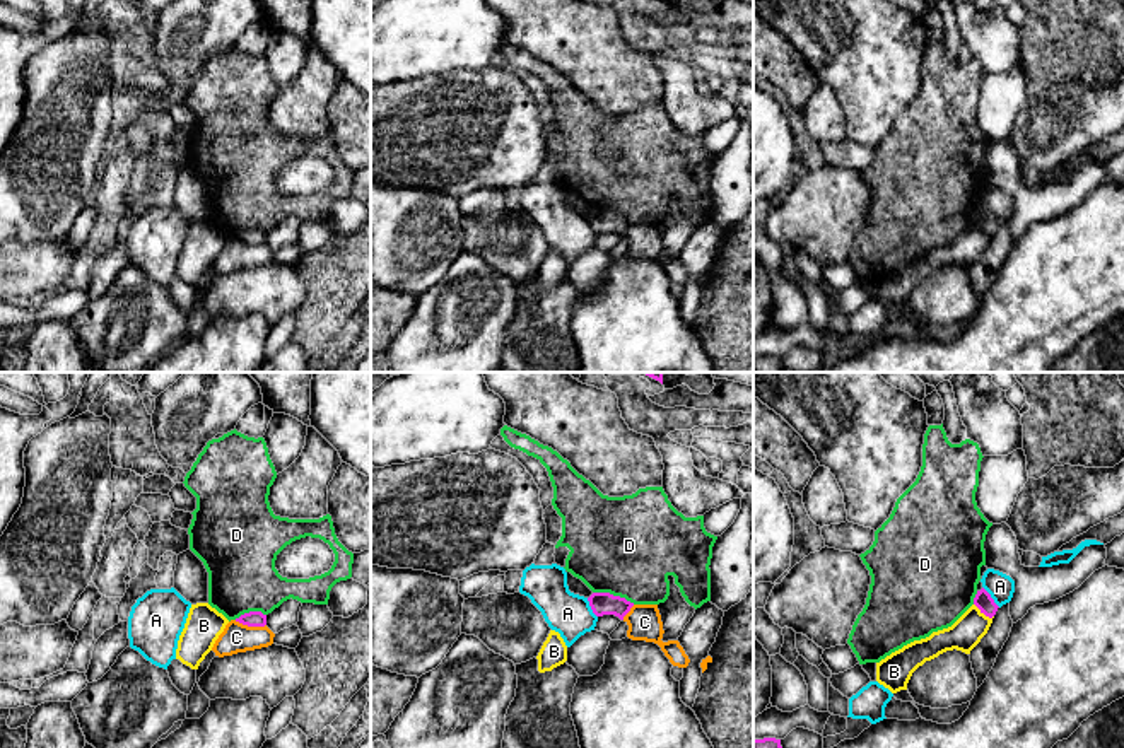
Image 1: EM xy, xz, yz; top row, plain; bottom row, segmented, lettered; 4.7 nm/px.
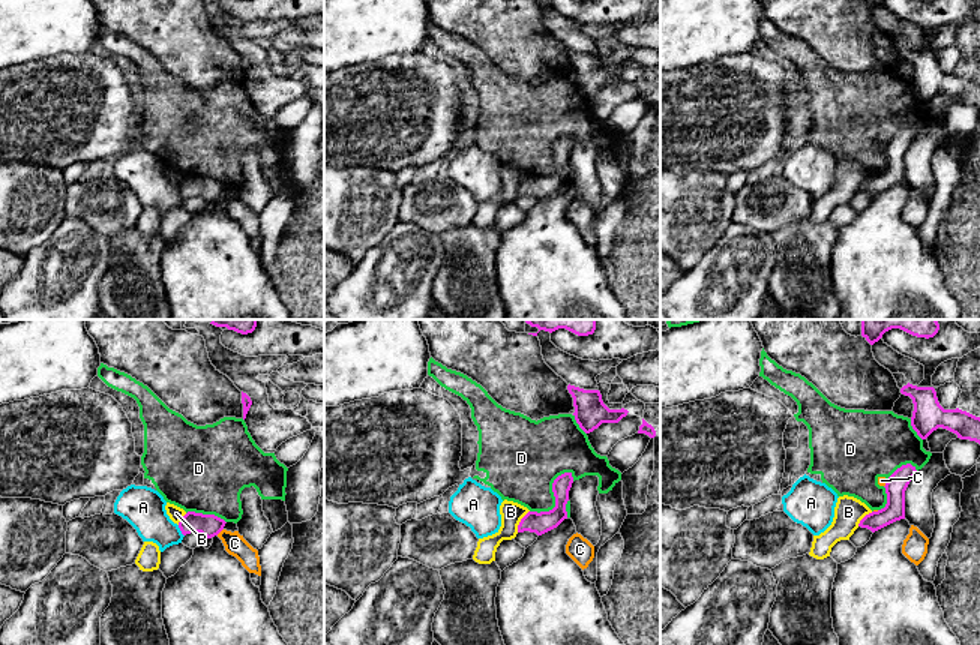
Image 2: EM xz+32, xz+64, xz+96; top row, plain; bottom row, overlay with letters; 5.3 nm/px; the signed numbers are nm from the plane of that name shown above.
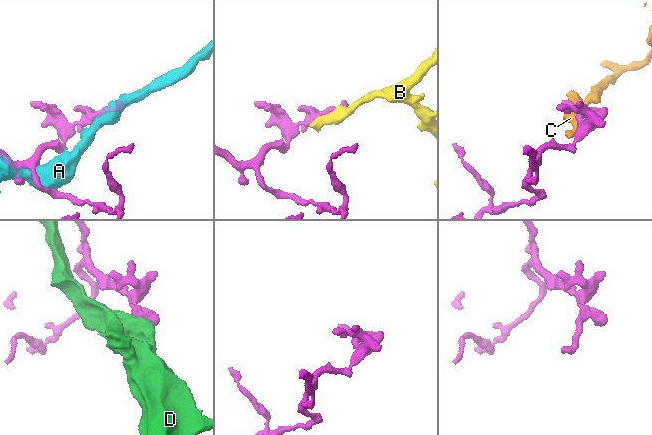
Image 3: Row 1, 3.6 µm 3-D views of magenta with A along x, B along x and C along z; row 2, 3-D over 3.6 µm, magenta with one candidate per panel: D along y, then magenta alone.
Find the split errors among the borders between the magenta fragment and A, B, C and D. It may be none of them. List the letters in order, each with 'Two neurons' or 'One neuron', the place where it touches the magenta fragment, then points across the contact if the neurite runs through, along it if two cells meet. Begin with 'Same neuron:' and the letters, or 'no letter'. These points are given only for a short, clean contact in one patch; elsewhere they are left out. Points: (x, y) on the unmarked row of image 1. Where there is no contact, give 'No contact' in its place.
Same neuron: no letter
A: Two neurons. Touches magenta at yz (989, 214)
B: Two neurons. Touches magenta at yz (984, 231). Boundary: yz (974, 221), (986, 233), (993, 234)
C: Two neurons. Touches magenta at xy (250, 243)
D: Two neurons. Touches magenta at xz (612, 212)

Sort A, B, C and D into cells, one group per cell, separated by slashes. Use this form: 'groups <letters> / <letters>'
groups A / B / C / D

